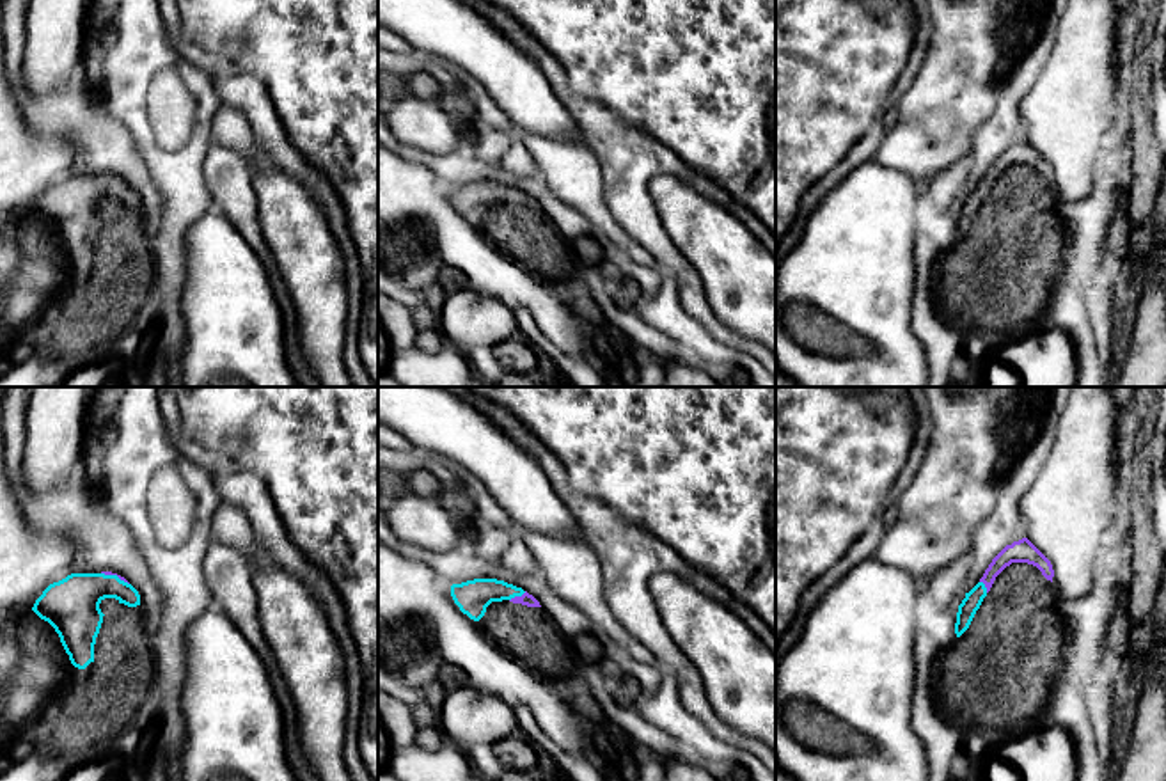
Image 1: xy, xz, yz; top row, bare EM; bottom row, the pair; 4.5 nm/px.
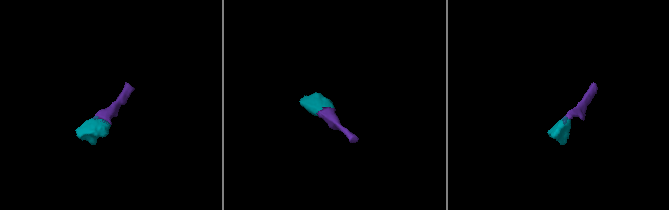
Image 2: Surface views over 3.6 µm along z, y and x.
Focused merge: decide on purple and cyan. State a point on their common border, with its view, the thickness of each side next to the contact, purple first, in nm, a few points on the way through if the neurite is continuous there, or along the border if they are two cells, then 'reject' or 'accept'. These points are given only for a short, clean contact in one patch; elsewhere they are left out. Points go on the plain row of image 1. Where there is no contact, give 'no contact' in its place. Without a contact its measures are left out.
xz (517, 199) | 60/160 nm | across xz (526, 201), (517, 199), (472, 199) | accept

